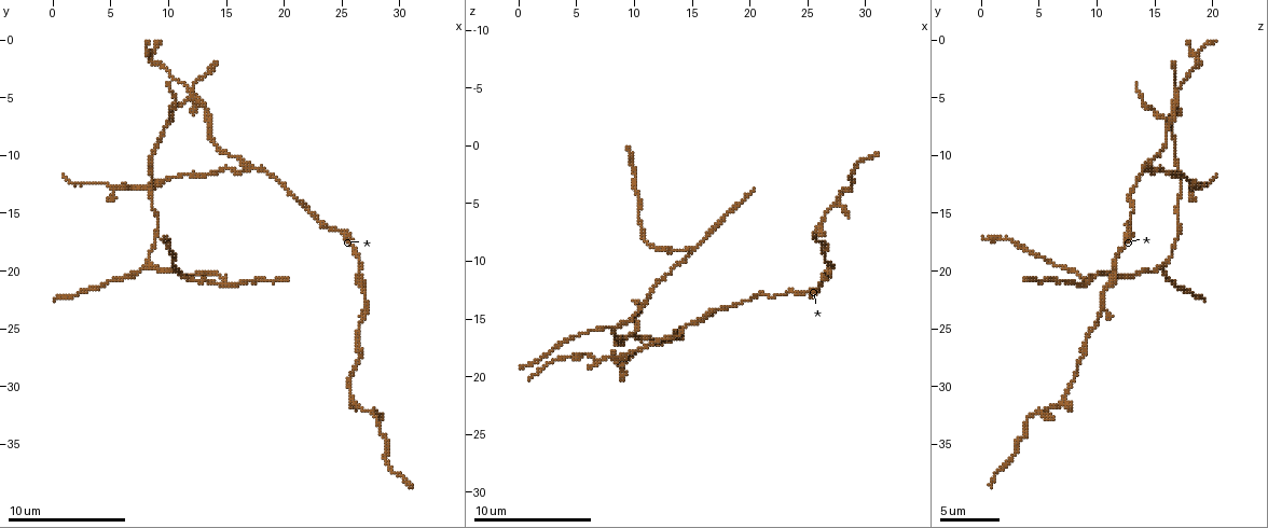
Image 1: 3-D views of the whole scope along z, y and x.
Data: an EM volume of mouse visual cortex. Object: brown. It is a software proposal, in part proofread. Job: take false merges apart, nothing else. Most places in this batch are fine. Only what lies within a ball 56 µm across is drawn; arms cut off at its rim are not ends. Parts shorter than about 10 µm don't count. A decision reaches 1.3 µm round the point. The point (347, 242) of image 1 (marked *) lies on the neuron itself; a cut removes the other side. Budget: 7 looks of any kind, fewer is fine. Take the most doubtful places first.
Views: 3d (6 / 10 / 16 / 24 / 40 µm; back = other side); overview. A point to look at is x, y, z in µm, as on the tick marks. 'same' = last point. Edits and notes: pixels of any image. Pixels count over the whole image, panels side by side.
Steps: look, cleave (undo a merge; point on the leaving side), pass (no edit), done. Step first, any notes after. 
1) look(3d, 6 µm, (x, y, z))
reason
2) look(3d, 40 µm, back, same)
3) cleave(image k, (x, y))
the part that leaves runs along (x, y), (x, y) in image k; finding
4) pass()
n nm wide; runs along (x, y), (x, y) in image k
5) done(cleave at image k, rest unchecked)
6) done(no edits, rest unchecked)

look(3d, 16 µm, (11.8, 4.6, 16.8))
looks like a crossing

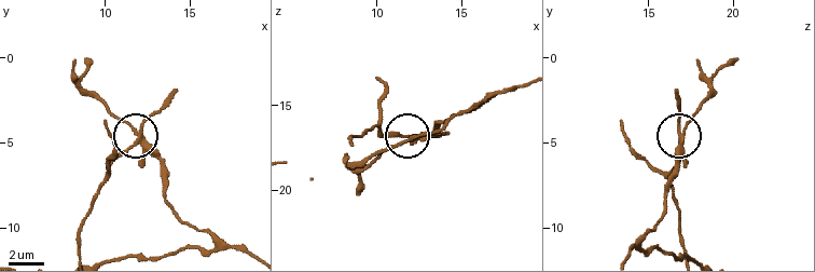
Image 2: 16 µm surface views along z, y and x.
cleave(image 2, (119, 154))
4 arms; two neurons meet here

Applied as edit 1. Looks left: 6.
look(overview)
see it whole again

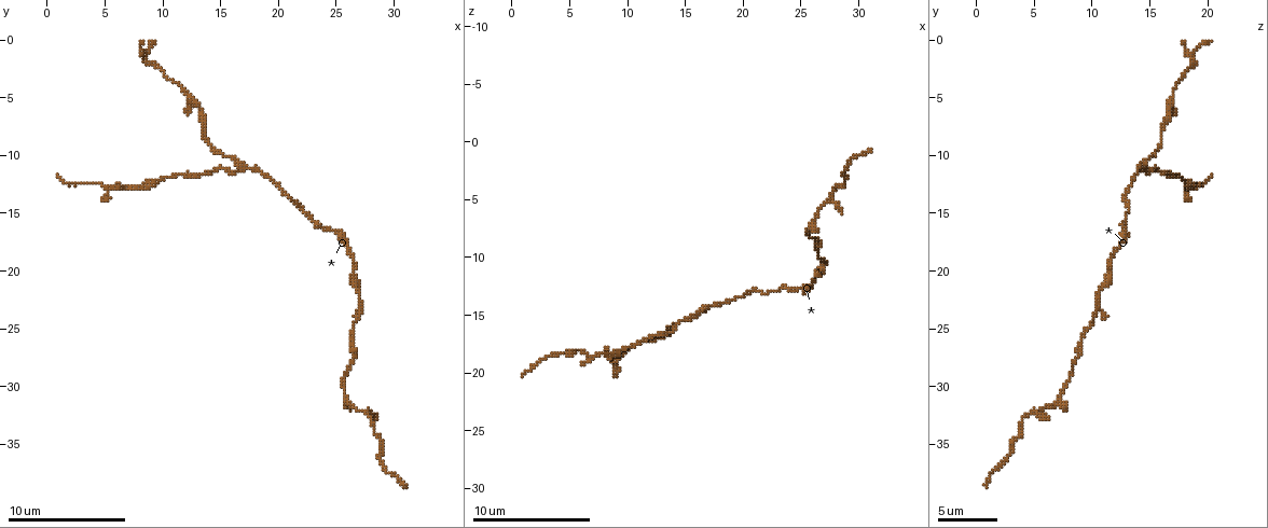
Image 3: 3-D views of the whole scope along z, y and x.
look(3d, 16 µm, (16.6, 11.2, 14.6))
three-way junction

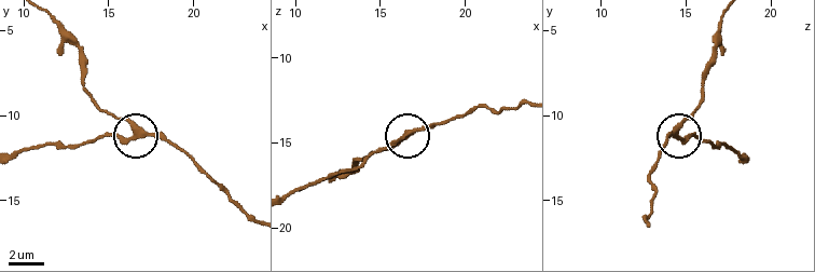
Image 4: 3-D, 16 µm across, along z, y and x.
look(3d, 16 µm, back, (16.7, 11.0, 14.5))

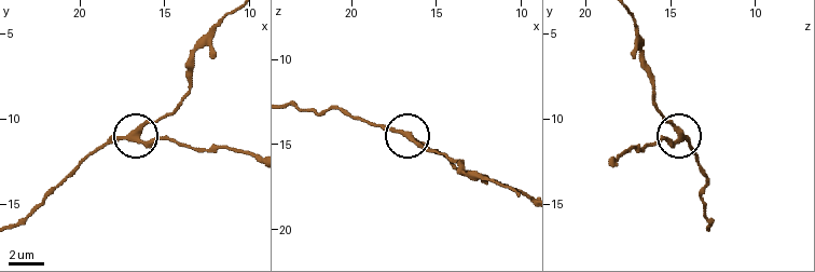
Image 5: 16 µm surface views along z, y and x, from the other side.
cleave(image 5, (155, 137))
the part that leaves runs along (136, 138), (230, 147), (251, 155) in image 5; two neurons meet here

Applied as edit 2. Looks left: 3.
done(cleave at image 2, cleave at image 5, rest unchecked)

